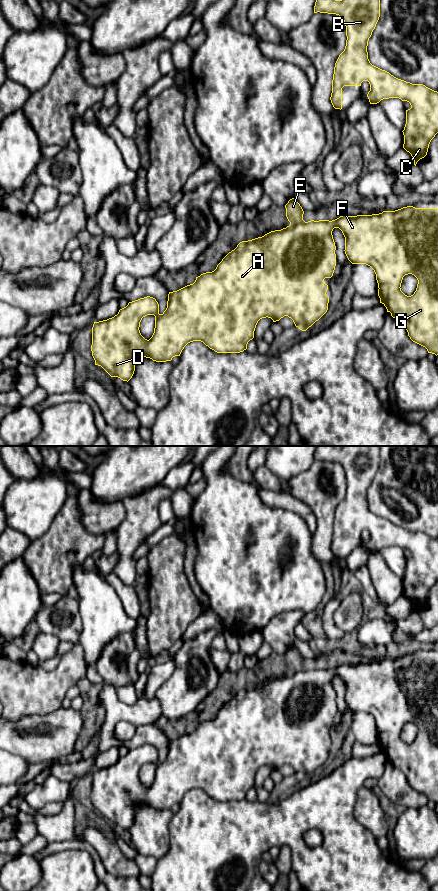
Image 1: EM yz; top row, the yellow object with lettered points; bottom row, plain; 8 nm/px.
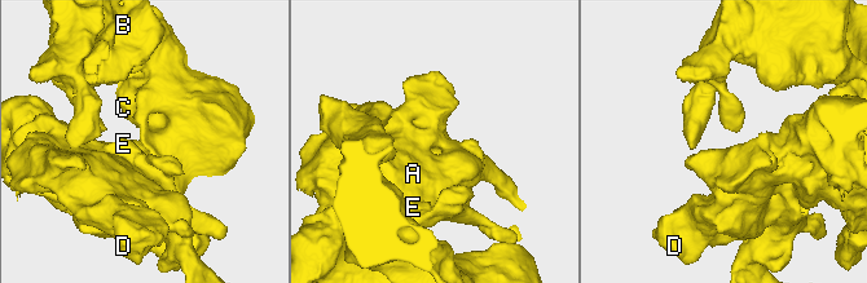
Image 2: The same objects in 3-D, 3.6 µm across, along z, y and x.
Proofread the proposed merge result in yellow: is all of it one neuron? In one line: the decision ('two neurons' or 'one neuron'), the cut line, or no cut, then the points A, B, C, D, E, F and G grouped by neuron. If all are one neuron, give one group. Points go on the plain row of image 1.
two neurons; cut in yz along (303, 668), (290, 672); A B C D F G / E

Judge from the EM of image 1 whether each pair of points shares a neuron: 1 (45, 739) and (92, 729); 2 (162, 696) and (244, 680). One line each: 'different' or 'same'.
1: different
2: different

